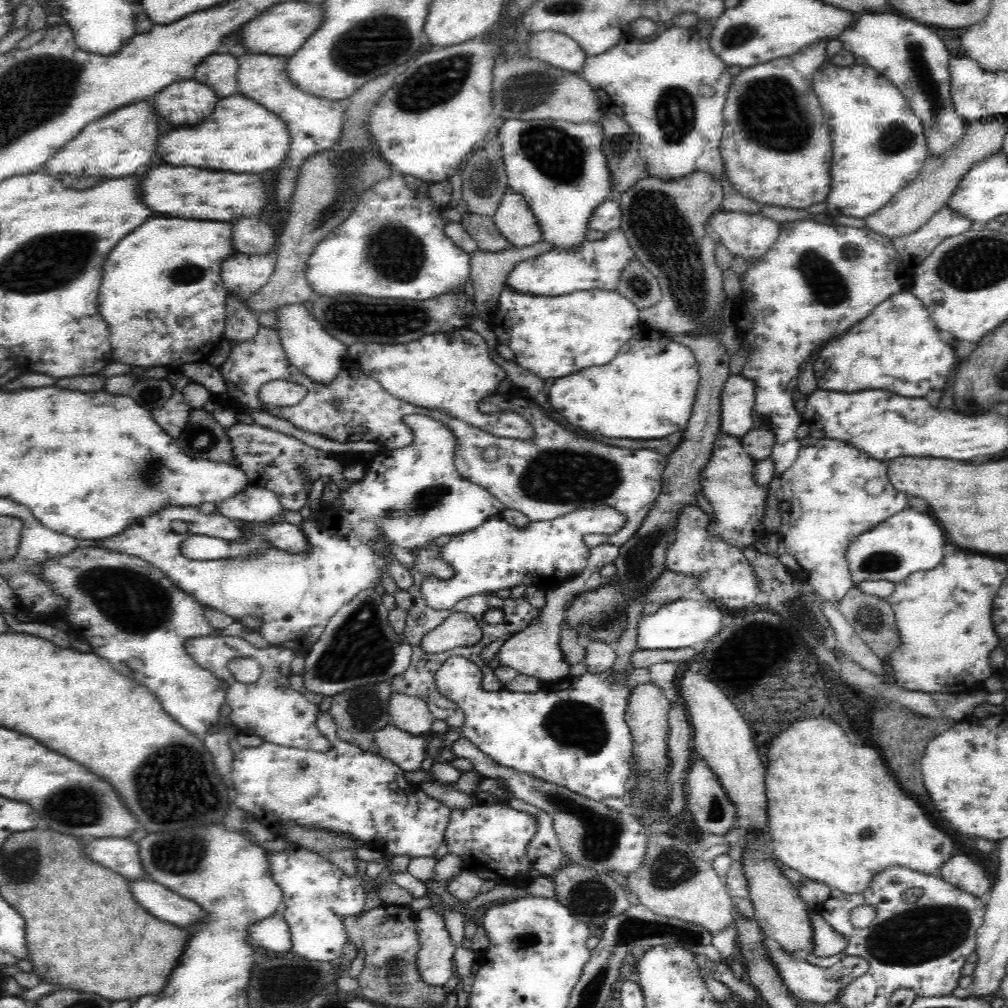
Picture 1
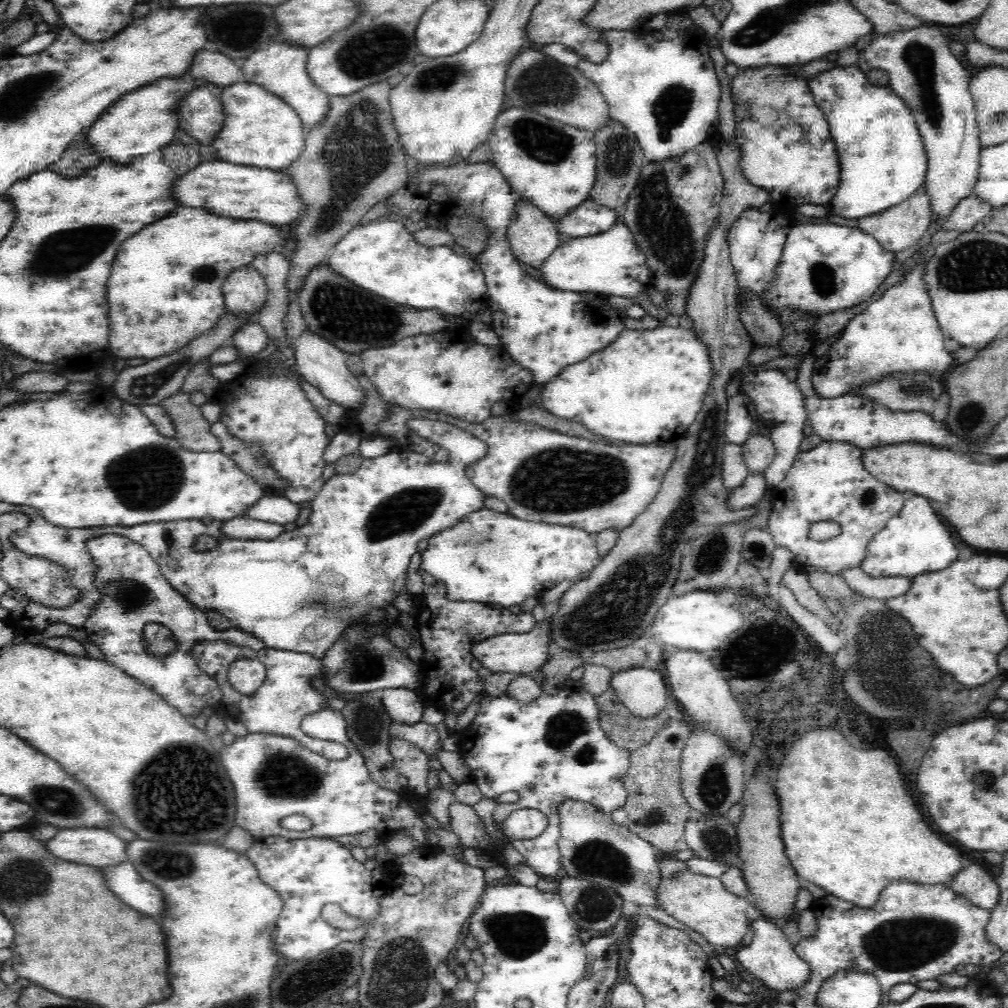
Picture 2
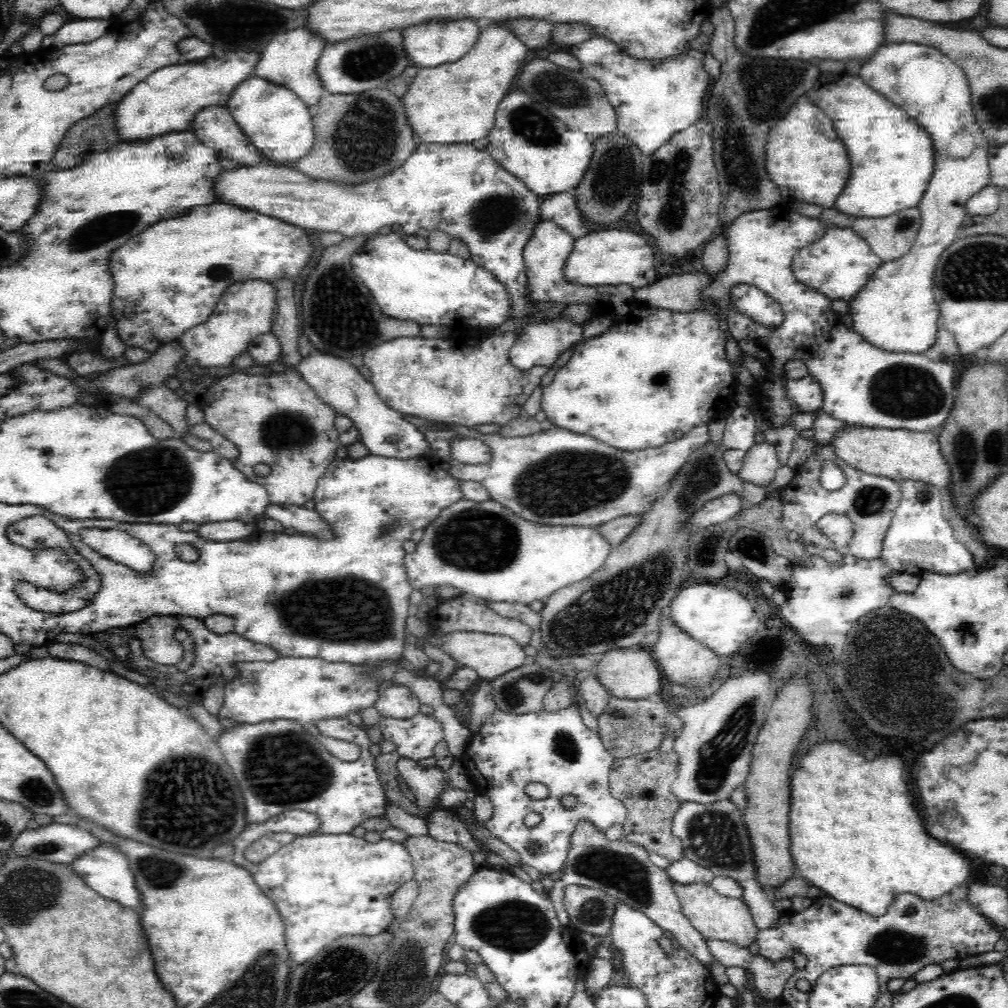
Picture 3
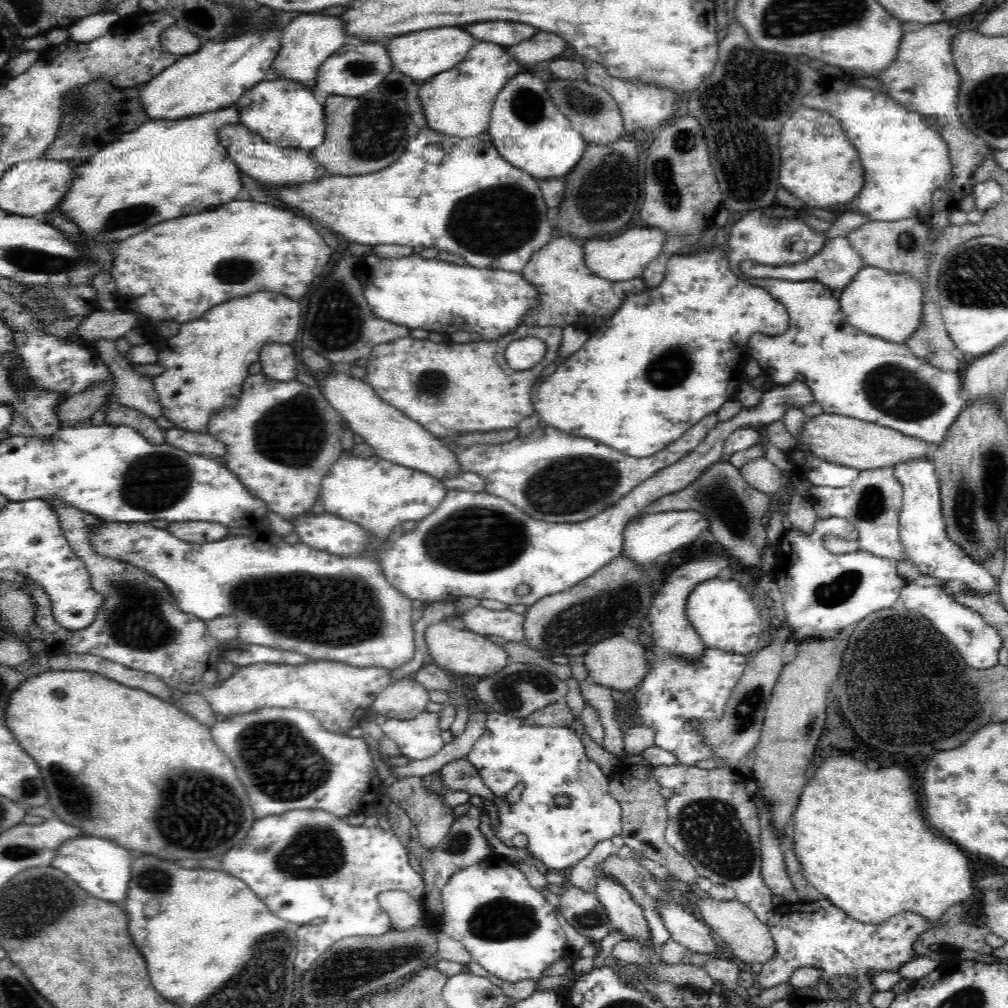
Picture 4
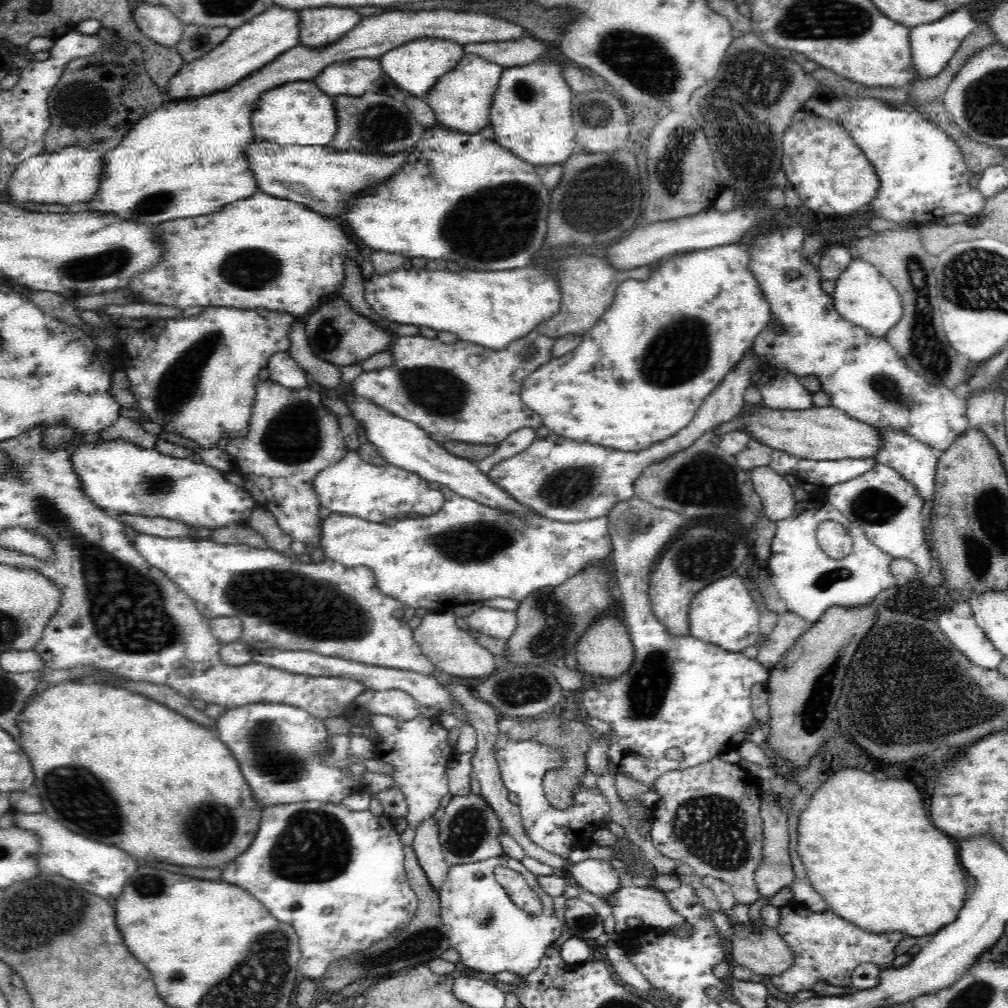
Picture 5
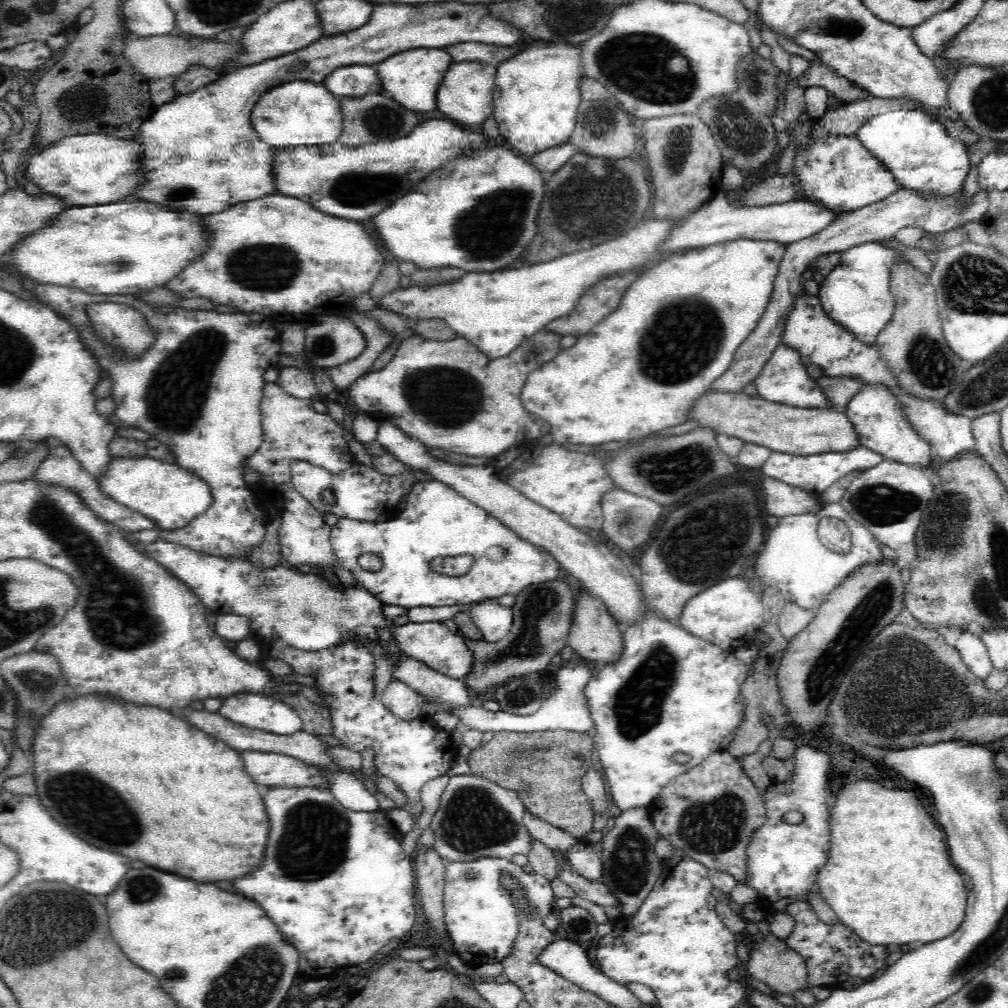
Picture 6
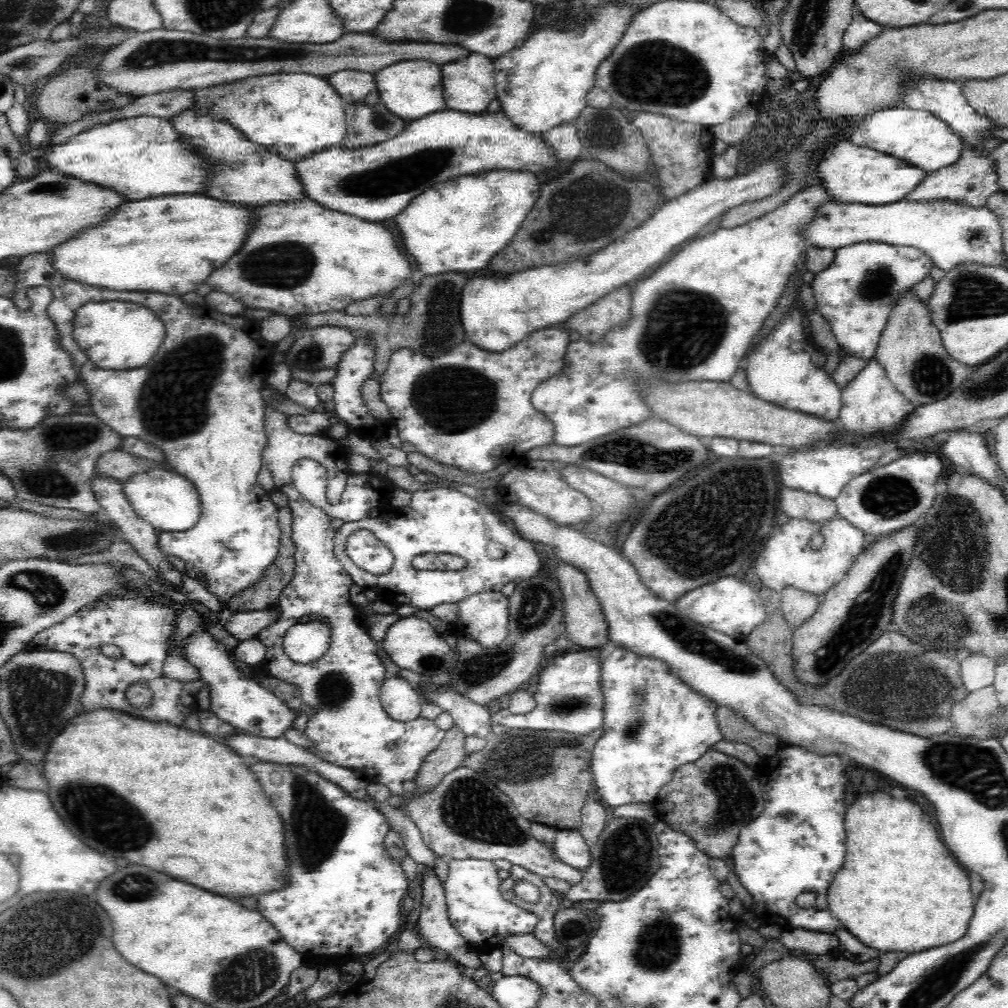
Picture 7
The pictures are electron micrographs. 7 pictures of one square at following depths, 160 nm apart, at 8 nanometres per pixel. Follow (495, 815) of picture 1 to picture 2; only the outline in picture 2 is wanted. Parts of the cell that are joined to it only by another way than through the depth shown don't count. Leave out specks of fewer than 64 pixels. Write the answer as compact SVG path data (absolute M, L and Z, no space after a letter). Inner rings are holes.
M522 808L511 812L506 820L502 820L502 826L496 826L506 838L517 839L534 839L542 834L547 827L548 821L546 815L534 808Z

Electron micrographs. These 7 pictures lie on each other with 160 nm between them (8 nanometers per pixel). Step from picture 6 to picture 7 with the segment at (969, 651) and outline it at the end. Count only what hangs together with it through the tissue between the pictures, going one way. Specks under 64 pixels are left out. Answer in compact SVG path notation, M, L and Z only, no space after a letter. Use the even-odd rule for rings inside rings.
M976 653L962 660L962 685L966 692L976 692L983 688L993 686L995 681L995 666L986 655Z

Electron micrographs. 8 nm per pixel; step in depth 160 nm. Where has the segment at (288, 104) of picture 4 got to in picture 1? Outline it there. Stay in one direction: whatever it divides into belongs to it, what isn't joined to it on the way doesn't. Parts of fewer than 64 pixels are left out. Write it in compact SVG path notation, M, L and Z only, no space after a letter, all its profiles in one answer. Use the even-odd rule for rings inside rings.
M237 92L217 102L210 120L204 122L200 130L176 128L159 136L154 158L171 166L198 166L237 174L258 174L282 164L290 143L289 130L279 116Z

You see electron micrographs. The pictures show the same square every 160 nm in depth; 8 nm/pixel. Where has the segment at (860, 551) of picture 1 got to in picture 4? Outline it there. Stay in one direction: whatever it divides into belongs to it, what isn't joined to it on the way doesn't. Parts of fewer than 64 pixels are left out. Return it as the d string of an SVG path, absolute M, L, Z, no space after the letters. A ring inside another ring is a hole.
M927 456L926 459L919 457L914 462L898 464L892 468L904 492L902 510L899 513L899 542L903 548L902 558L918 566L922 575L939 580L954 580L955 583L966 584L968 589L972 589L980 596L995 596L999 600L998 581L983 568L982 564L970 559L970 556L966 555L958 544L952 543L946 535L942 518L941 492L932 456Z

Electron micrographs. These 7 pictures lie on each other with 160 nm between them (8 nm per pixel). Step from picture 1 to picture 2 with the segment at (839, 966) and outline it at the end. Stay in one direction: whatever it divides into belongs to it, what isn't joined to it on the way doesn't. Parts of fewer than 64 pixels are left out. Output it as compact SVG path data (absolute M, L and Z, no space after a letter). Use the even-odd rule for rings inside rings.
M756 908L751 909L751 916L755 918L751 924L754 940L749 946L736 952L736 962L740 963L740 966L745 968L748 973L754 975L754 978L758 978L765 986L768 986L772 995L784 991L794 991L806 984L810 976L809 966L797 956L781 928L776 927L770 918L762 916L762 913Z

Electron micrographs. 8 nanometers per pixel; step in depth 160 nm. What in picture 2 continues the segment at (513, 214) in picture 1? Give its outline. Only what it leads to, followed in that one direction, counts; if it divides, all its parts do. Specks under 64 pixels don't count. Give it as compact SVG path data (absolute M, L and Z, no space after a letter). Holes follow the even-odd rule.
M526 199L518 204L513 221L507 240L522 266L539 269L564 241L555 221Z

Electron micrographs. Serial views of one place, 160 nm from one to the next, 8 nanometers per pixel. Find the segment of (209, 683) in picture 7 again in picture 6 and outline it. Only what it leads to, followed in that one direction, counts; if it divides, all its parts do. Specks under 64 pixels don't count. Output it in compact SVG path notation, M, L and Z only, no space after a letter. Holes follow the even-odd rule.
M238 692L236 695L226 696L226 699L221 701L222 706L217 712L227 720L238 723L239 726L256 728L272 734L282 734L282 736L290 736L290 734L302 730L301 716L294 709L265 694Z

